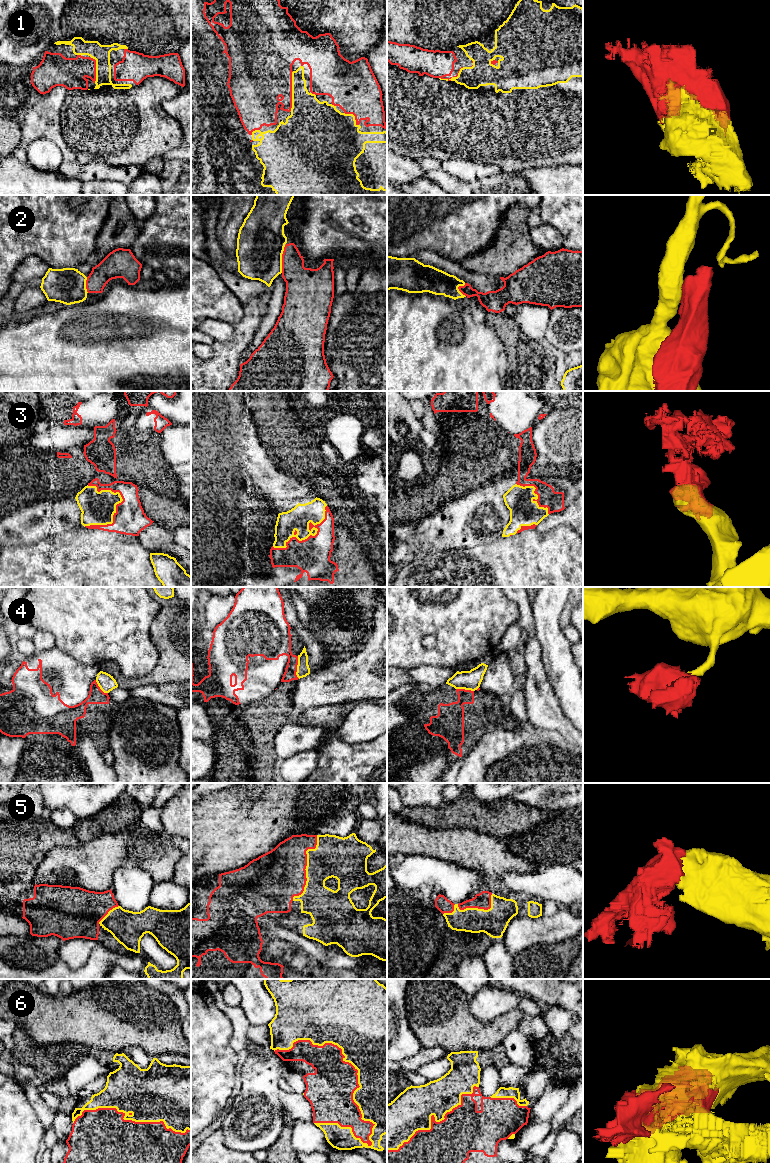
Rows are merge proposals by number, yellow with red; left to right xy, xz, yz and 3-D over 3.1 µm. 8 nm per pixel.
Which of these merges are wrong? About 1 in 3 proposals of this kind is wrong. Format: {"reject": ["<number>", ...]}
{"reject": ["2", "4"]}

